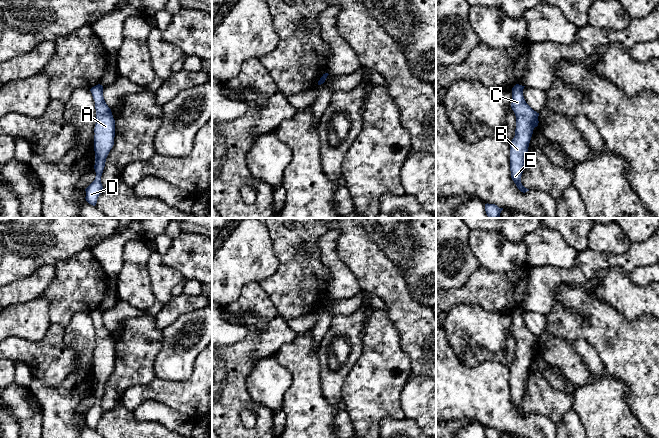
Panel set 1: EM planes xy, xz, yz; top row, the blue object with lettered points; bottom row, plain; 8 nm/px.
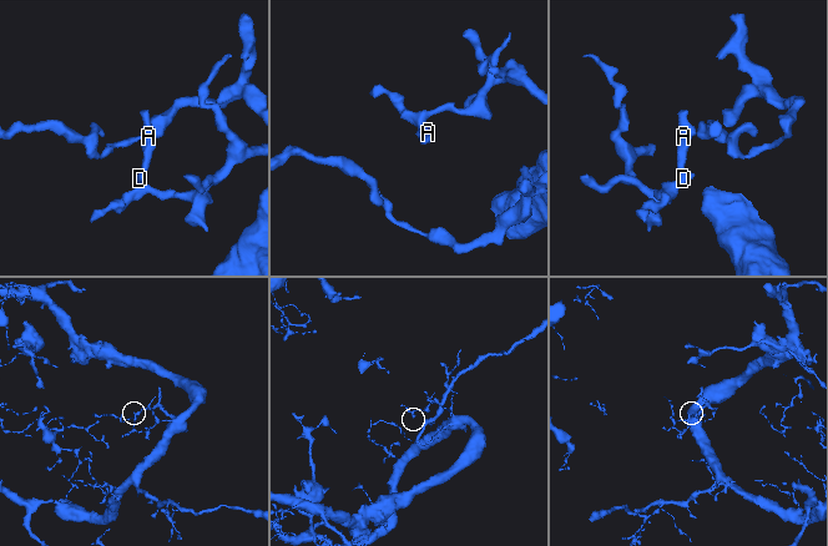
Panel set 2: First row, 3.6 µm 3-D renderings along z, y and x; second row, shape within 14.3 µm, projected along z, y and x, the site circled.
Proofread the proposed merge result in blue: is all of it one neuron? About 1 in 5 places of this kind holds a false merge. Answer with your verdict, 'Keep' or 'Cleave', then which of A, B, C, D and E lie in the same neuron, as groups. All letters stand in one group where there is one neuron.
Keep. Groups: A B C D E

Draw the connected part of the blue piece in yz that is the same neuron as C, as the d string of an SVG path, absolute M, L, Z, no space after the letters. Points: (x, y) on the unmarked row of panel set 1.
M516 308L512 312L511 332L516 340L515 360L510 367L510 395L511 402L517 412L525 417L529 413L521 407L521 400L524 393L529 367L533 354L538 350L539 337L534 335L525 325L523 313L525 310Z

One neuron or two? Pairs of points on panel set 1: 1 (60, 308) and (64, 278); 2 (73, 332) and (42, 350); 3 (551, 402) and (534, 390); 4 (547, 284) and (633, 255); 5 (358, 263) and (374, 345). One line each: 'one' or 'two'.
1: one
2: two
3: one
4: one
5: two

